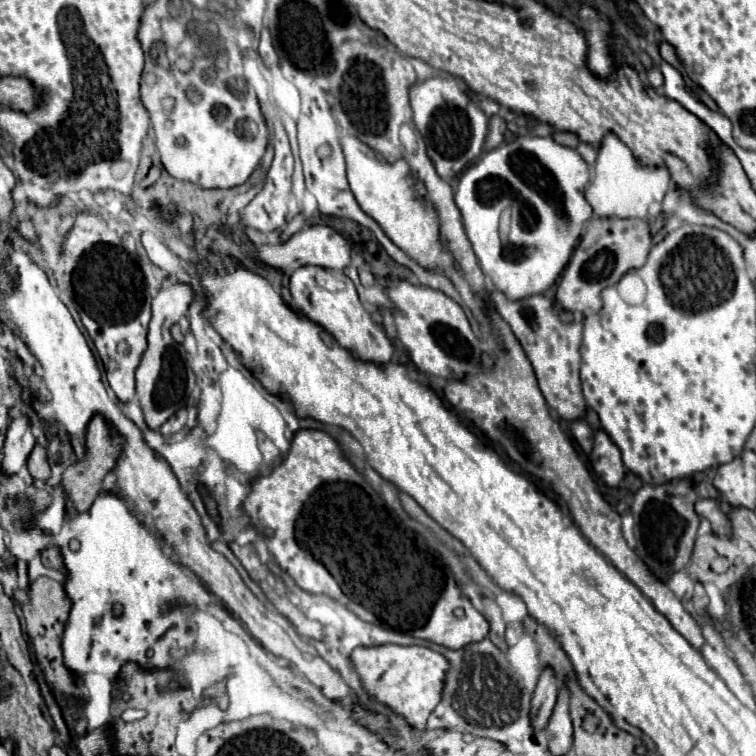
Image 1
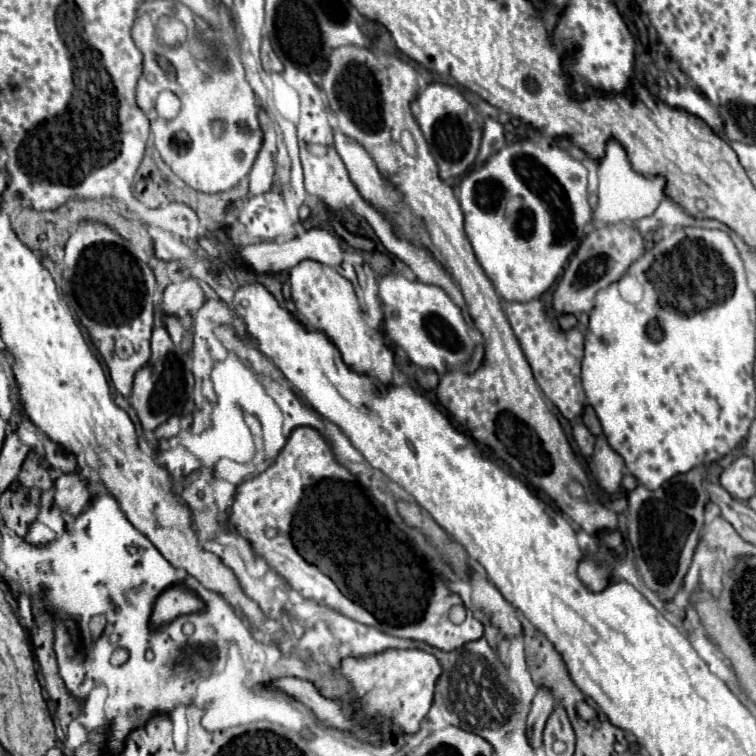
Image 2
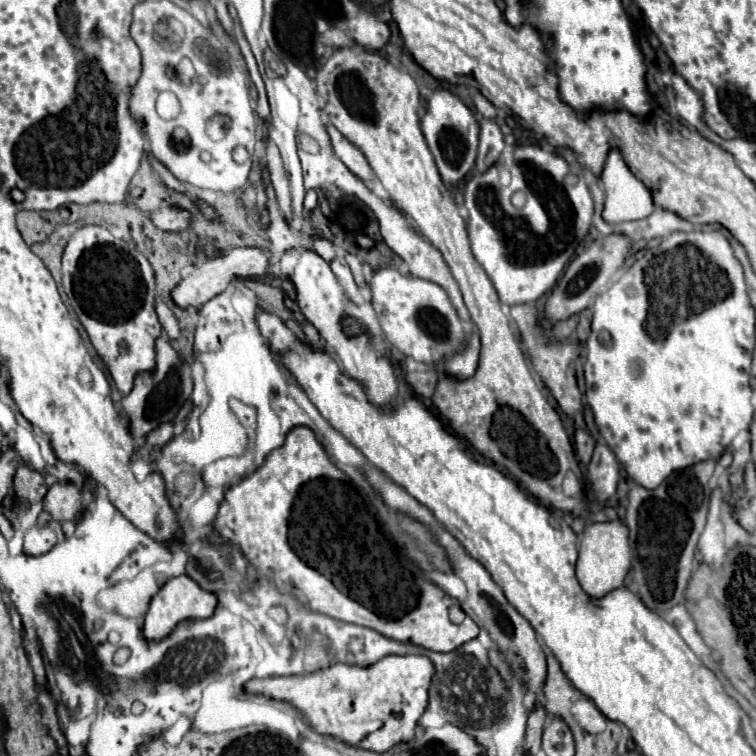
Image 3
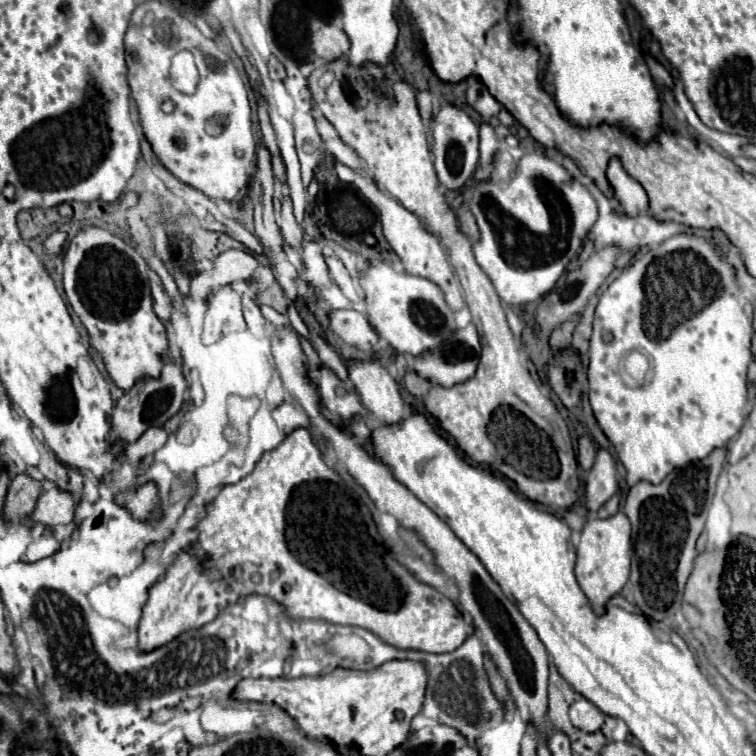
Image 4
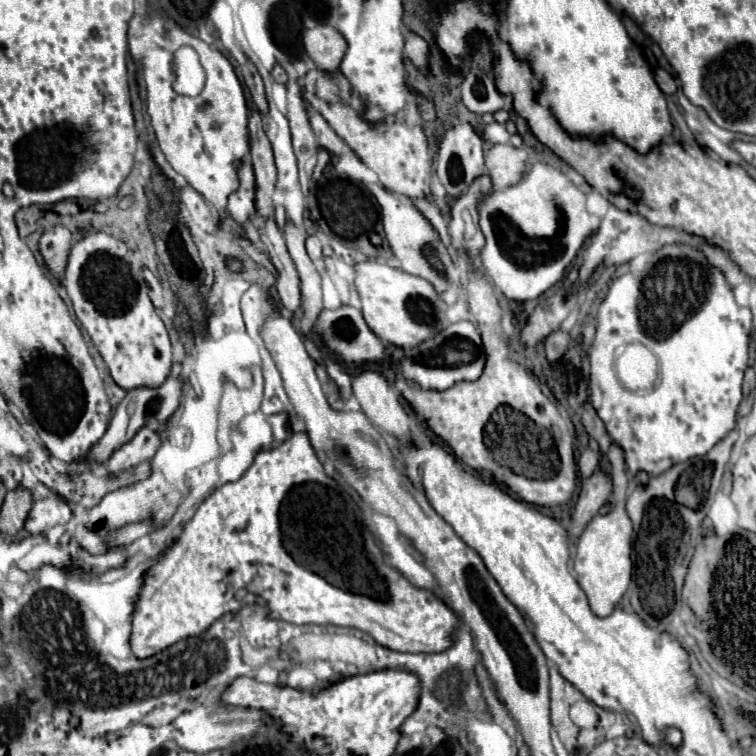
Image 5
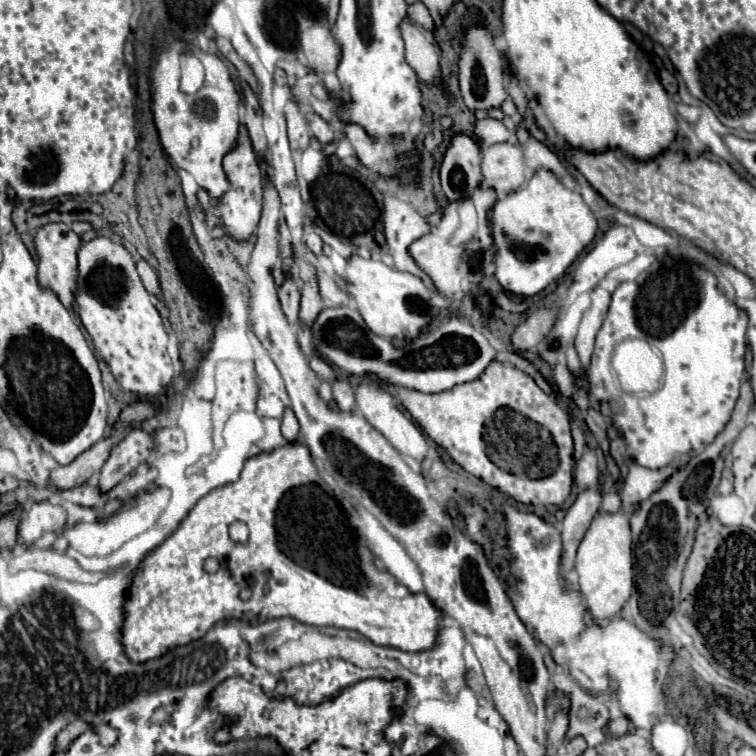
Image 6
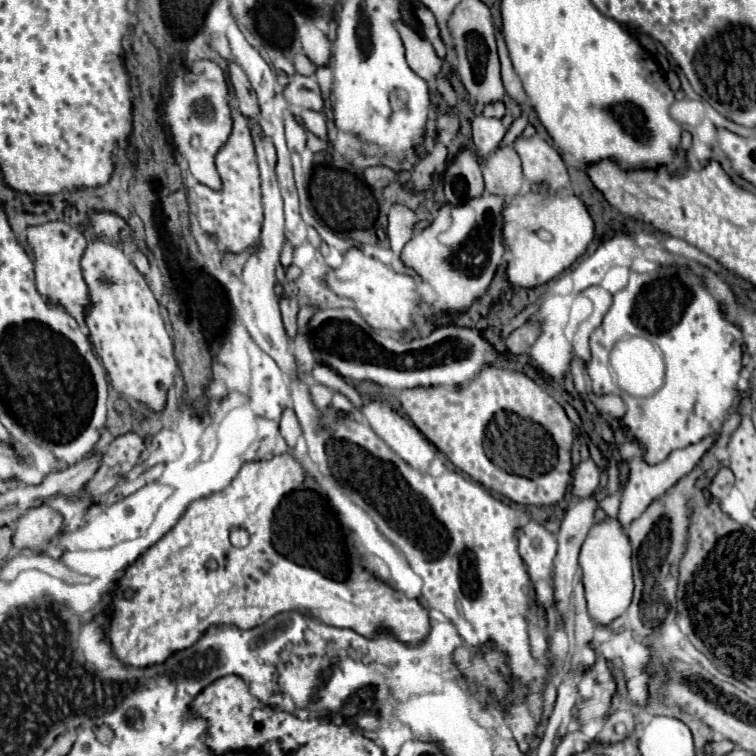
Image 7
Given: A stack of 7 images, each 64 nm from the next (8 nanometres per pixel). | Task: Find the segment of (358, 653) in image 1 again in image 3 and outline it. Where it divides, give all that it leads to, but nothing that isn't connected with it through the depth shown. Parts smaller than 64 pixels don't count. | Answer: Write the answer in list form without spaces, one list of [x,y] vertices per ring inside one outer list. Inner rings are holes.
[[[390,654],[366,668],[334,664],[308,676],[250,680],[246,690],[250,694],[264,694],[290,702],[320,734],[332,734],[364,750],[386,752],[394,744],[414,738],[418,720],[428,706],[428,688],[434,672],[434,664],[428,656]]]

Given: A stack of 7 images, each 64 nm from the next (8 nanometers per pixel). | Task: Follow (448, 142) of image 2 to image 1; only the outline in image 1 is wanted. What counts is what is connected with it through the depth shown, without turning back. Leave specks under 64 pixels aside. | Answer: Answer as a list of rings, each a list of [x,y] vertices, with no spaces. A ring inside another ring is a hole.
[[[436,74],[412,84],[410,104],[414,110],[414,124],[426,142],[428,158],[432,160],[440,178],[458,176],[482,154],[490,118],[470,100],[466,84],[460,78]]]

